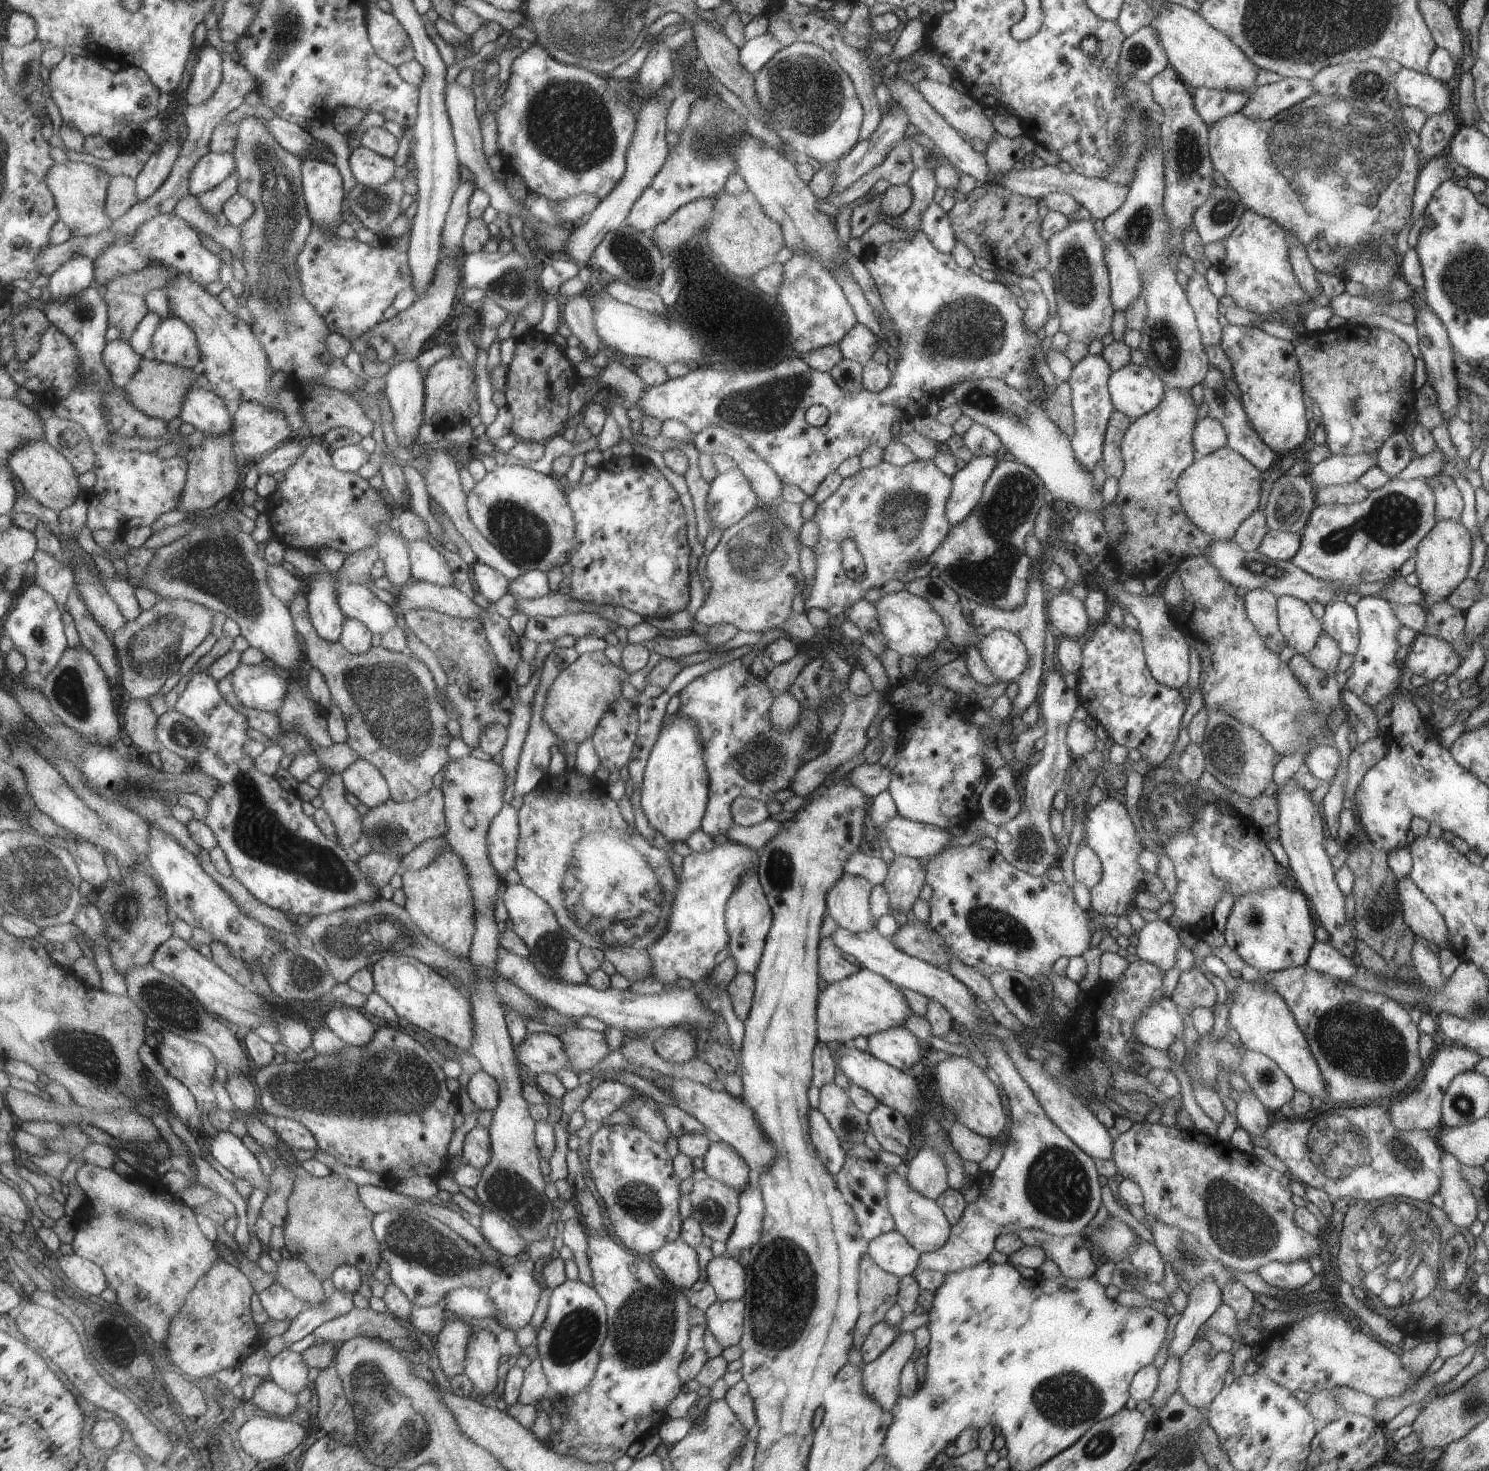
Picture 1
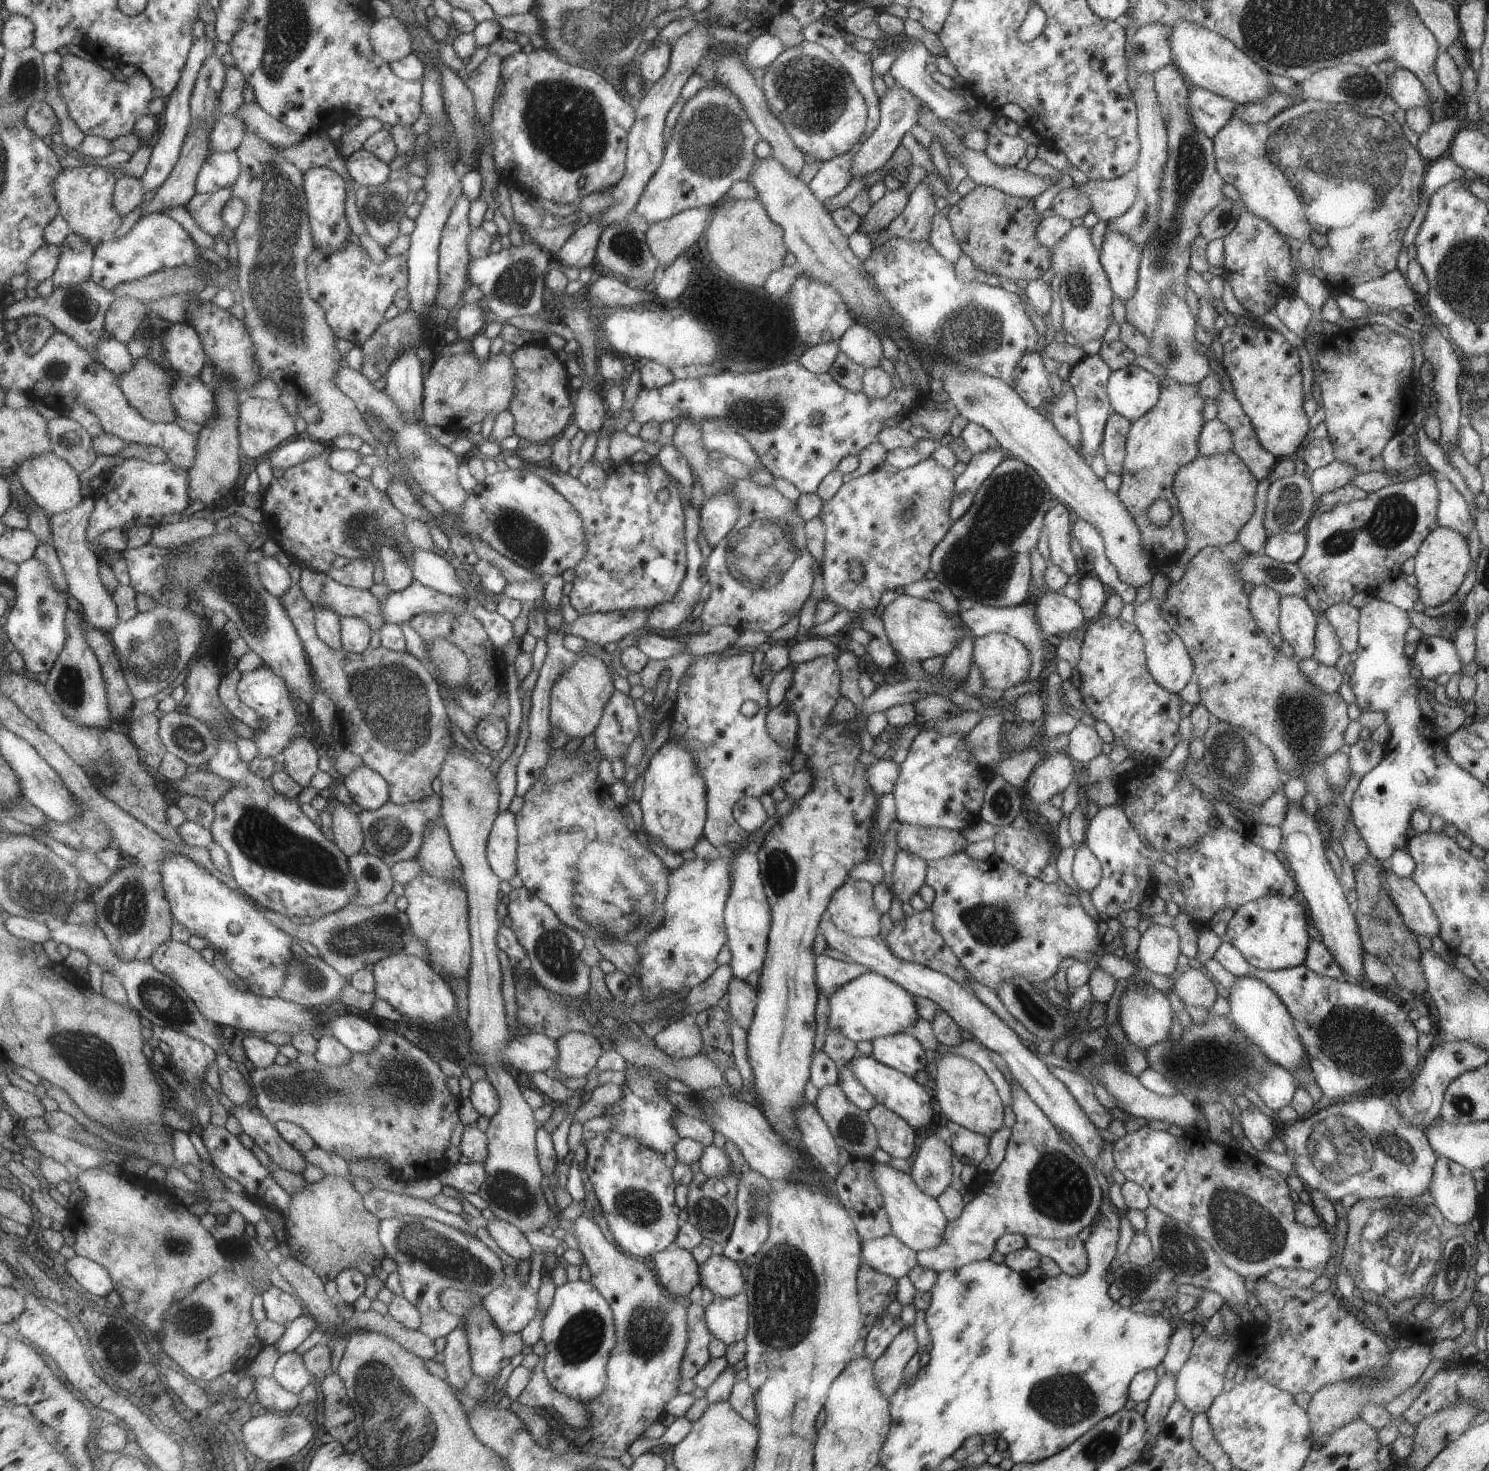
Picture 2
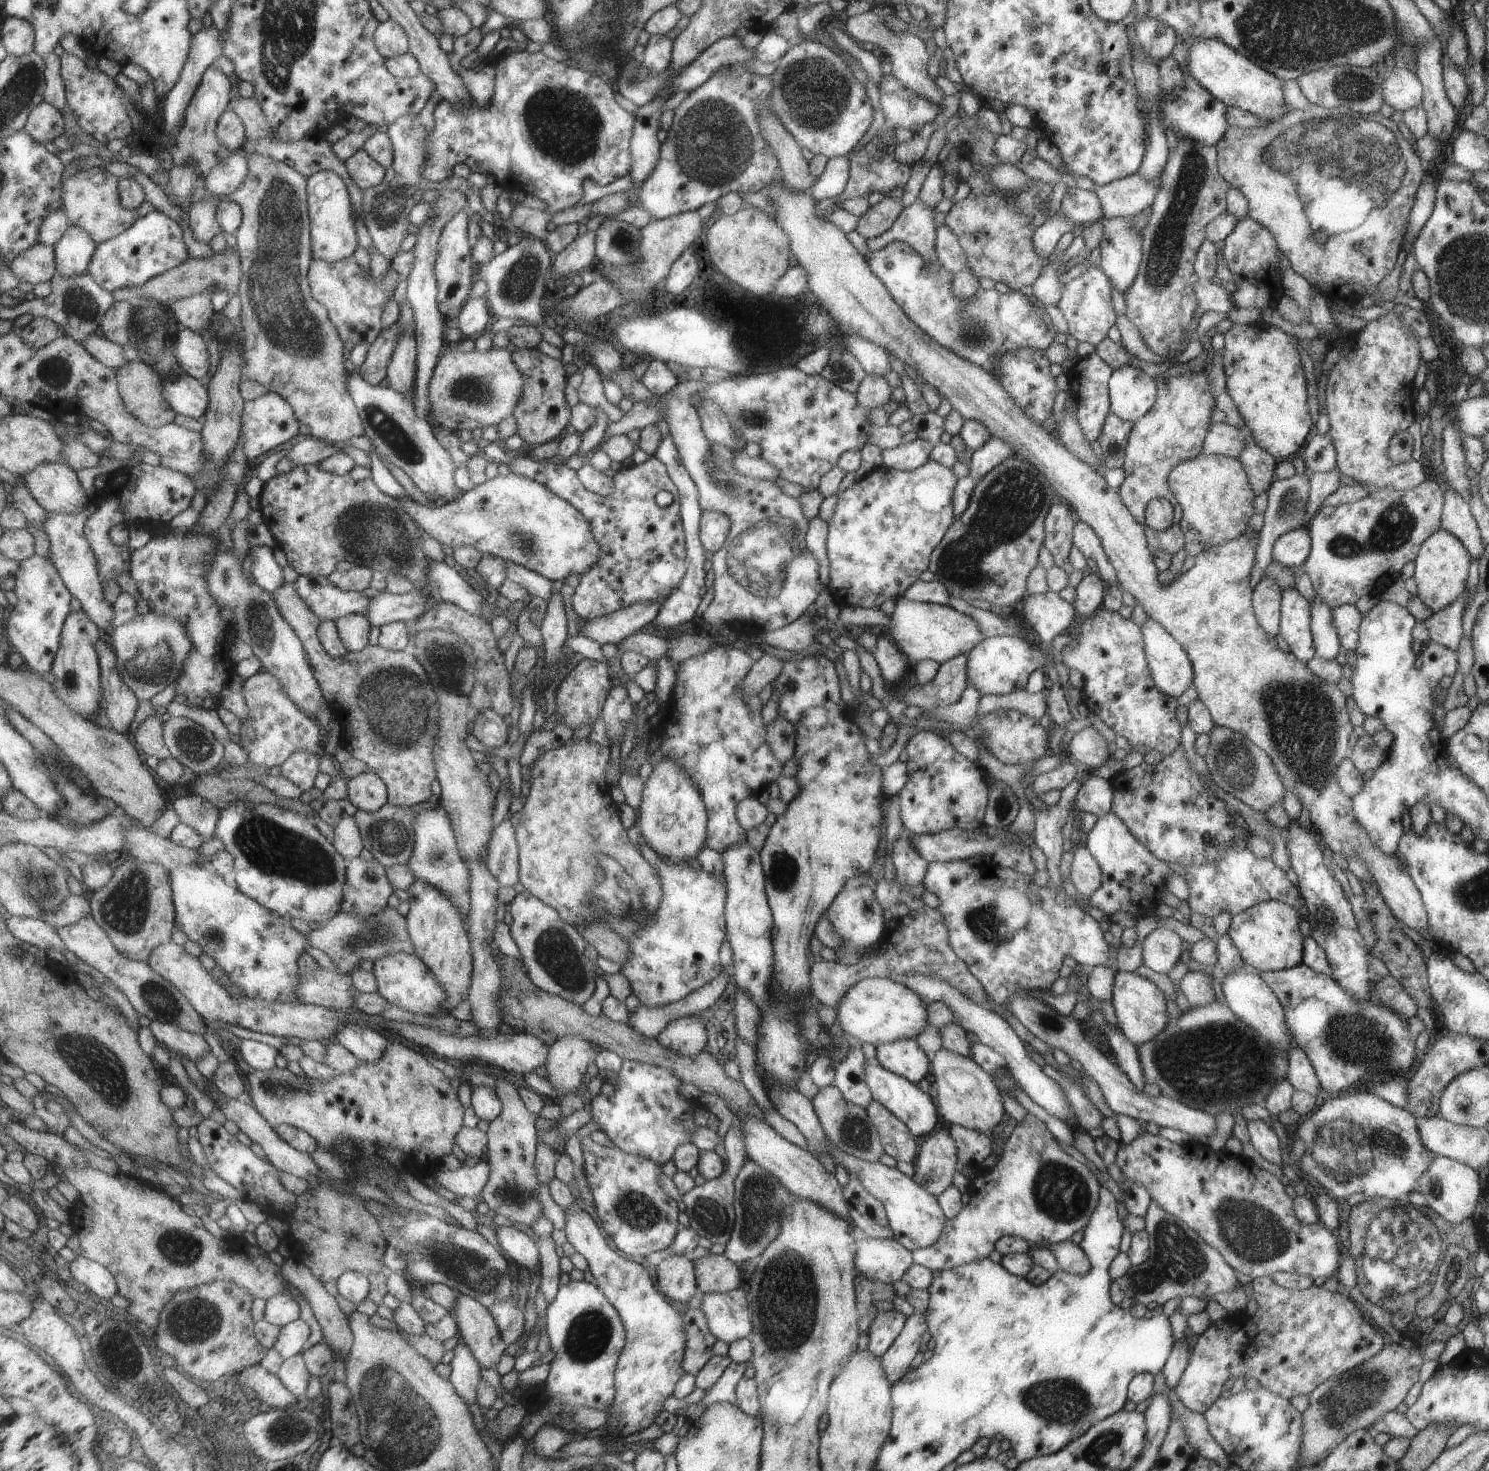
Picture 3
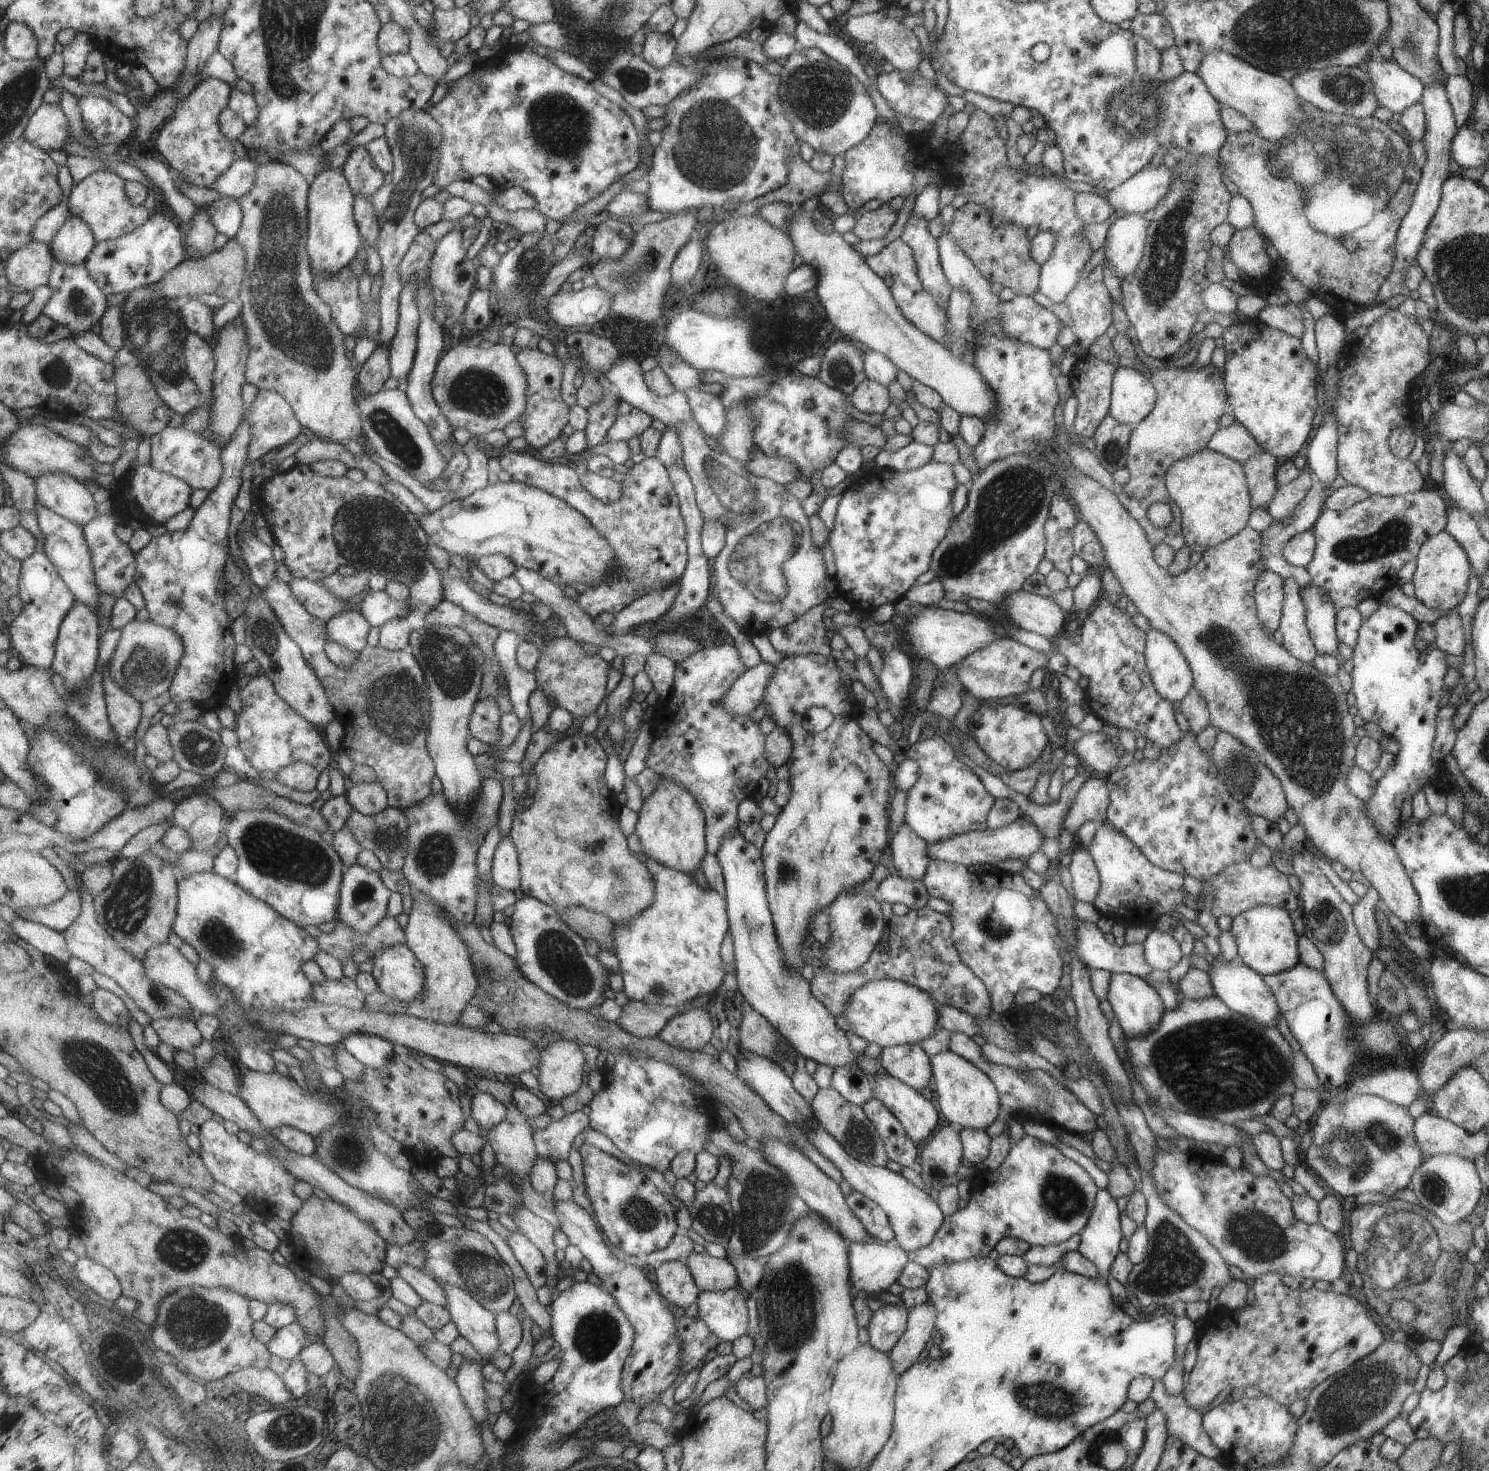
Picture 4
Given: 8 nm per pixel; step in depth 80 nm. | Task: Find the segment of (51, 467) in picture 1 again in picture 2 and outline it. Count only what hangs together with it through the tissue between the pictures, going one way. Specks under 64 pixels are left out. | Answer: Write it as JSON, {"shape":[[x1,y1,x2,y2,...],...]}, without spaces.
{"shape":[[54,452,26,460,15,472,37,506,45,509,51,516,73,510,86,499,83,494,84,477,77,474,77,470,69,462,59,458]]}

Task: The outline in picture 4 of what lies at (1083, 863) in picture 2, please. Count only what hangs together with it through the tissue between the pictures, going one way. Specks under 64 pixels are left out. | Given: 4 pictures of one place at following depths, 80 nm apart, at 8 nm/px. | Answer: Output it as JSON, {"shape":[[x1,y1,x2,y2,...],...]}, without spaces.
{"shape":[[1077,848,1070,855,1071,861,1067,868,1072,880,1071,895,1079,902,1091,904,1100,887,1098,870,1087,849]]}

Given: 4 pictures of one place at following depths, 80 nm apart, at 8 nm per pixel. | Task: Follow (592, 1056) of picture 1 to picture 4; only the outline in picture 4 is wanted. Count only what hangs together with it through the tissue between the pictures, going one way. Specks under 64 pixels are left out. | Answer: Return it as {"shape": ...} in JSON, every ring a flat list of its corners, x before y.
{"shape":[[557,1041,540,1051,537,1066,540,1092,549,1100,561,1100,575,1092,583,1078,583,1054,571,1041]]}

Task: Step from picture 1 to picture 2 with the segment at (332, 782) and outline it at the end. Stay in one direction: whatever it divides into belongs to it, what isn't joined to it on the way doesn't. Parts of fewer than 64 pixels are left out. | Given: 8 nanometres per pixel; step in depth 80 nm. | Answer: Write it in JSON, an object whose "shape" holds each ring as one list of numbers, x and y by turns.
{"shape":[[331,801,334,809,333,840,349,857,358,855,364,847,364,832,359,814,347,810,339,801]]}

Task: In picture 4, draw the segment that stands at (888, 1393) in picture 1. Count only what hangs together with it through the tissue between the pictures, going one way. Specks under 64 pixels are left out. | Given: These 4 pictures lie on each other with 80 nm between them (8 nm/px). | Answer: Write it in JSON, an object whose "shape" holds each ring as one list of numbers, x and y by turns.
{"shape":[[929,1302,918,1304,908,1311,905,1332,888,1352,898,1376,917,1361,923,1349,930,1345,929,1336,935,1332,935,1319,936,1310]]}

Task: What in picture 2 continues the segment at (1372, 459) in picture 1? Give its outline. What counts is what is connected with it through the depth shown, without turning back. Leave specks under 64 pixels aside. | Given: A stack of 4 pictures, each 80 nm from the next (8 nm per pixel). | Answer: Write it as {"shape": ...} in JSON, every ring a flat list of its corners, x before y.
{"shape":[[1338,460,1312,470,1307,476,1312,486,1312,495,1316,503,1322,494,1330,493,1349,483,1351,477,1359,474,1356,467]]}

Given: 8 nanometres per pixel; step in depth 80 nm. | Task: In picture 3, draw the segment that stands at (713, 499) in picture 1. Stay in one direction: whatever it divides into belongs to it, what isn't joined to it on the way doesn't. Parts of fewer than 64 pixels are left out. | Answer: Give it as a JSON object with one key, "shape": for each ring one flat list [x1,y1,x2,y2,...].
{"shape":[[703,509,699,521,698,537,705,551,717,552,725,542,730,529,727,515,719,511]]}

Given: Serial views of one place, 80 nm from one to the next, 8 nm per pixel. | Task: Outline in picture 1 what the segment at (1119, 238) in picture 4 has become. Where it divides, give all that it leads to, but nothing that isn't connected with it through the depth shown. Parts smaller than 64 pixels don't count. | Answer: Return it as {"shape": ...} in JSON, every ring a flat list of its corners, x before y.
{"shape":[[1110,237,1103,243,1103,259,1108,271,1109,300,1115,311,1122,311,1140,296,1140,280,1127,248]]}

